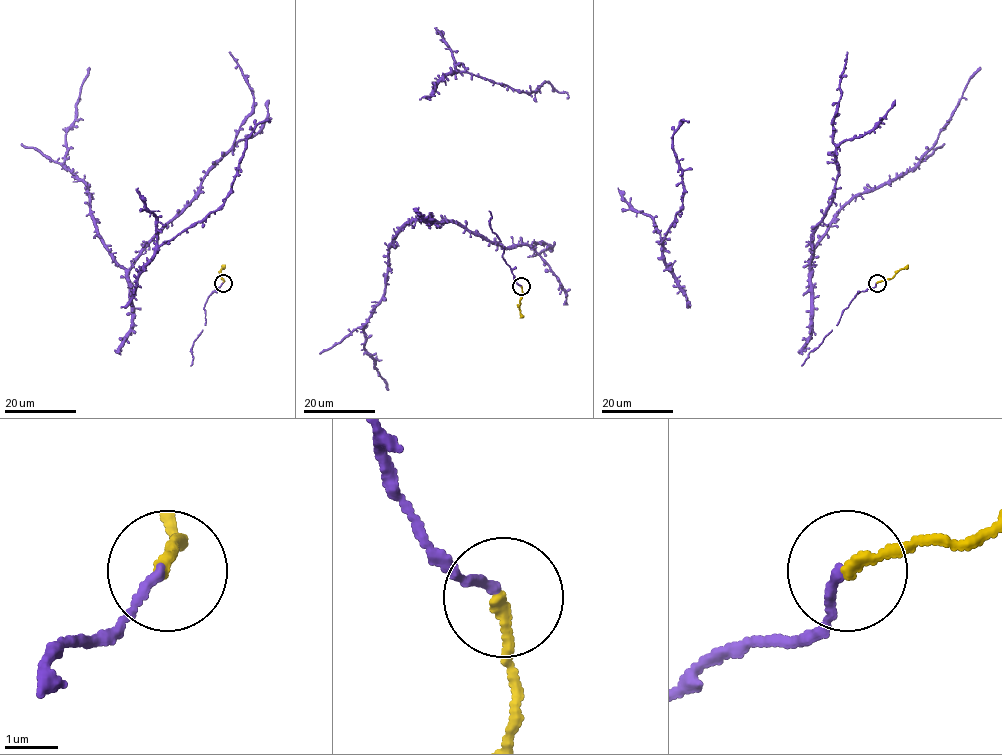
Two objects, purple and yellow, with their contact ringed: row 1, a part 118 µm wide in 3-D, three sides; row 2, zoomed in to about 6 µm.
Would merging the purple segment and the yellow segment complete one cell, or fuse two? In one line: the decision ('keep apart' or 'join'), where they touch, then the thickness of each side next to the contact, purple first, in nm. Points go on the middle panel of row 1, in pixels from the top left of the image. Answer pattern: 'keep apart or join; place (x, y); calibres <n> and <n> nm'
join; place (521, 286); calibres 170 and 220 nm

